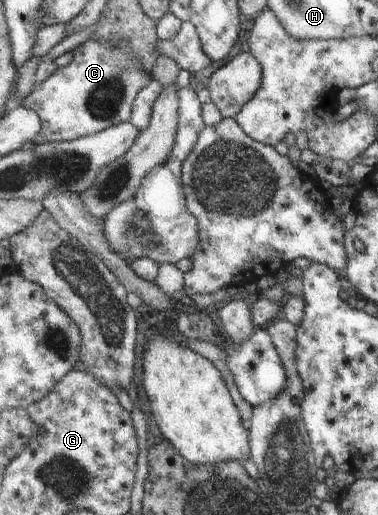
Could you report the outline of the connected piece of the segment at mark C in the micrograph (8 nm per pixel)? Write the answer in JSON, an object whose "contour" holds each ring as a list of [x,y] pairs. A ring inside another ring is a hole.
{"contour":[[[116,37],[109,45],[106,41],[87,40],[73,50],[73,60],[66,67],[58,67],[49,80],[35,84],[23,101],[28,109],[34,110],[42,120],[41,135],[45,141],[74,141],[91,136],[106,128],[129,123],[132,108],[138,94],[152,81],[151,74],[142,67],[138,54],[130,48],[129,41]]]}

